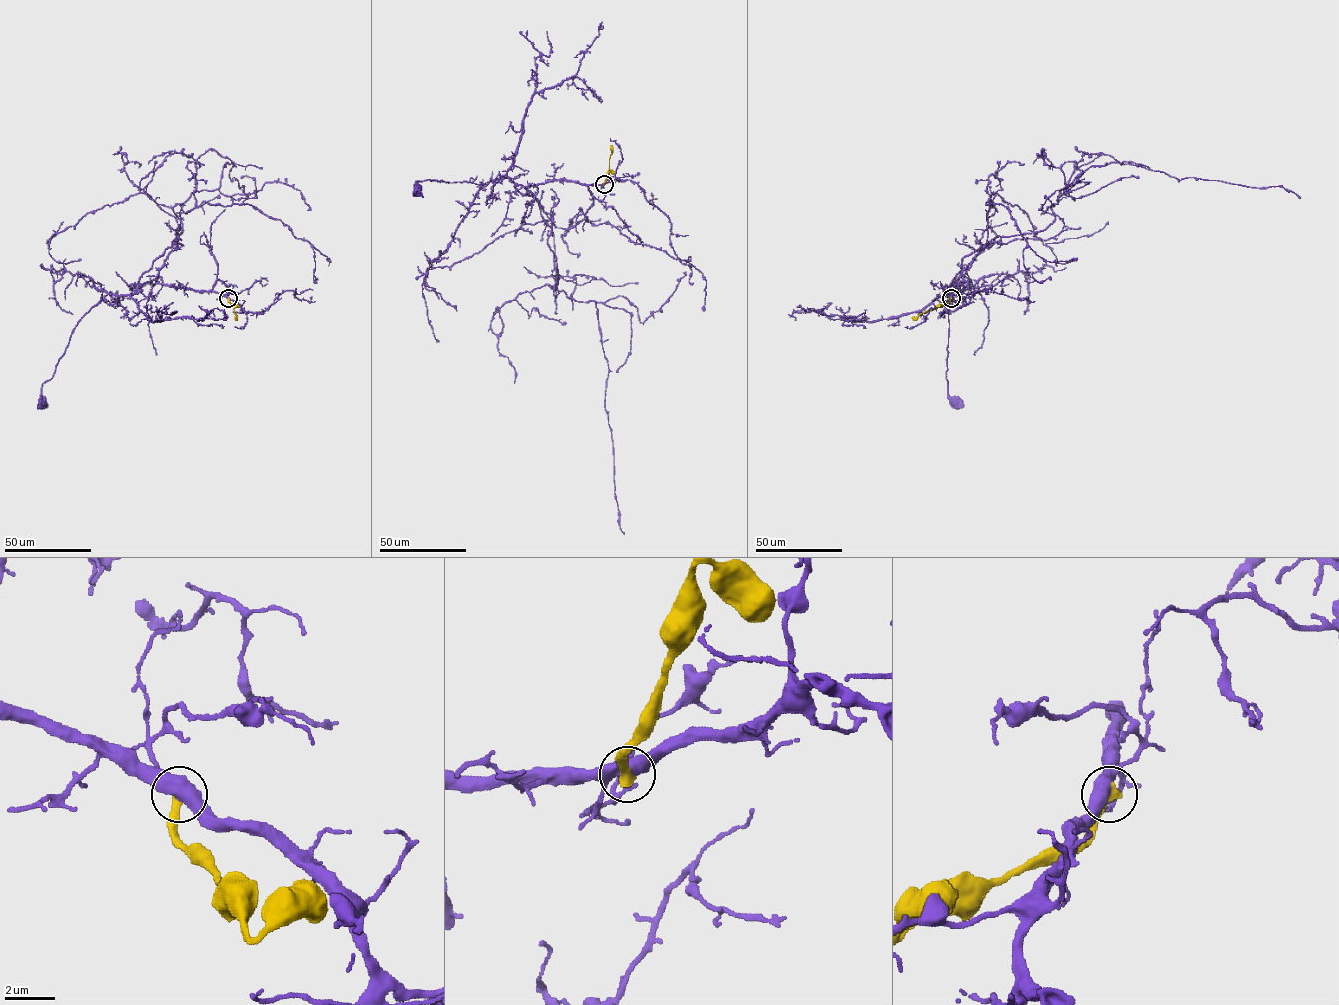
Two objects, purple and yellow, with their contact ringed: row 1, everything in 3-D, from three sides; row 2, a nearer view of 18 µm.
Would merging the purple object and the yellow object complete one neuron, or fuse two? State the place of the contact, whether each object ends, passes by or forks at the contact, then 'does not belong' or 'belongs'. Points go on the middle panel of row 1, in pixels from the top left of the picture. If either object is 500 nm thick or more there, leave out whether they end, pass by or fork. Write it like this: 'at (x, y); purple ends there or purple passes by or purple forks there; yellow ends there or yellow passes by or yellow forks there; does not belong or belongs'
at (604, 184); does not belong

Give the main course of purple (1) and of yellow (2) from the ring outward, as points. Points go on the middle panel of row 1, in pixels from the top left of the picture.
1: (604, 184), (550, 180), (526, 187), (501, 177), (478, 184), (429, 179), (417, 181), (418, 188)
2: (604, 184), (610, 145)

